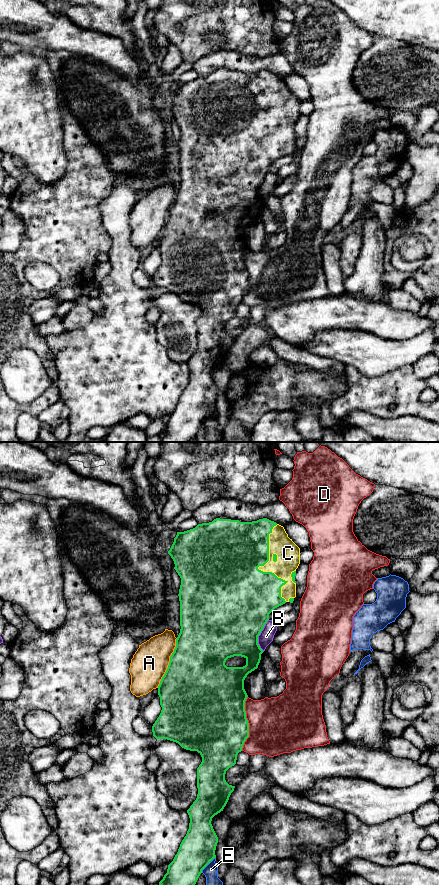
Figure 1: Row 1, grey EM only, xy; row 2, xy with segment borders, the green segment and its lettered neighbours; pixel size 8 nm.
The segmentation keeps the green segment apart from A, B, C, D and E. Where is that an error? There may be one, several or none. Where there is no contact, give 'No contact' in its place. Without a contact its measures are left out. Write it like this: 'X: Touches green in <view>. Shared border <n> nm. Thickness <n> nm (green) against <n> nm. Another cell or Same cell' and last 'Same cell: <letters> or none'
A: Touches green in xy. Shared border 440 nm. Thickness 500 nm (green) against 280 nm. Another cell
B: Touches green in xy. Shared border 260 nm. Thickness 500 nm (green) against 120 nm. Another cell
C: Touches green in xy. Shared border 650 nm. Thickness 500 nm (green) against 180 nm. Same cell
D: Touches green in xy. Shared border 440 nm. Thickness 480 nm (green) against 460 nm. Another cell
E: Touches green in xy. Shared border 170 nm. Thickness 280 nm (green) against 120 nm. Another cell
Same cell: C

